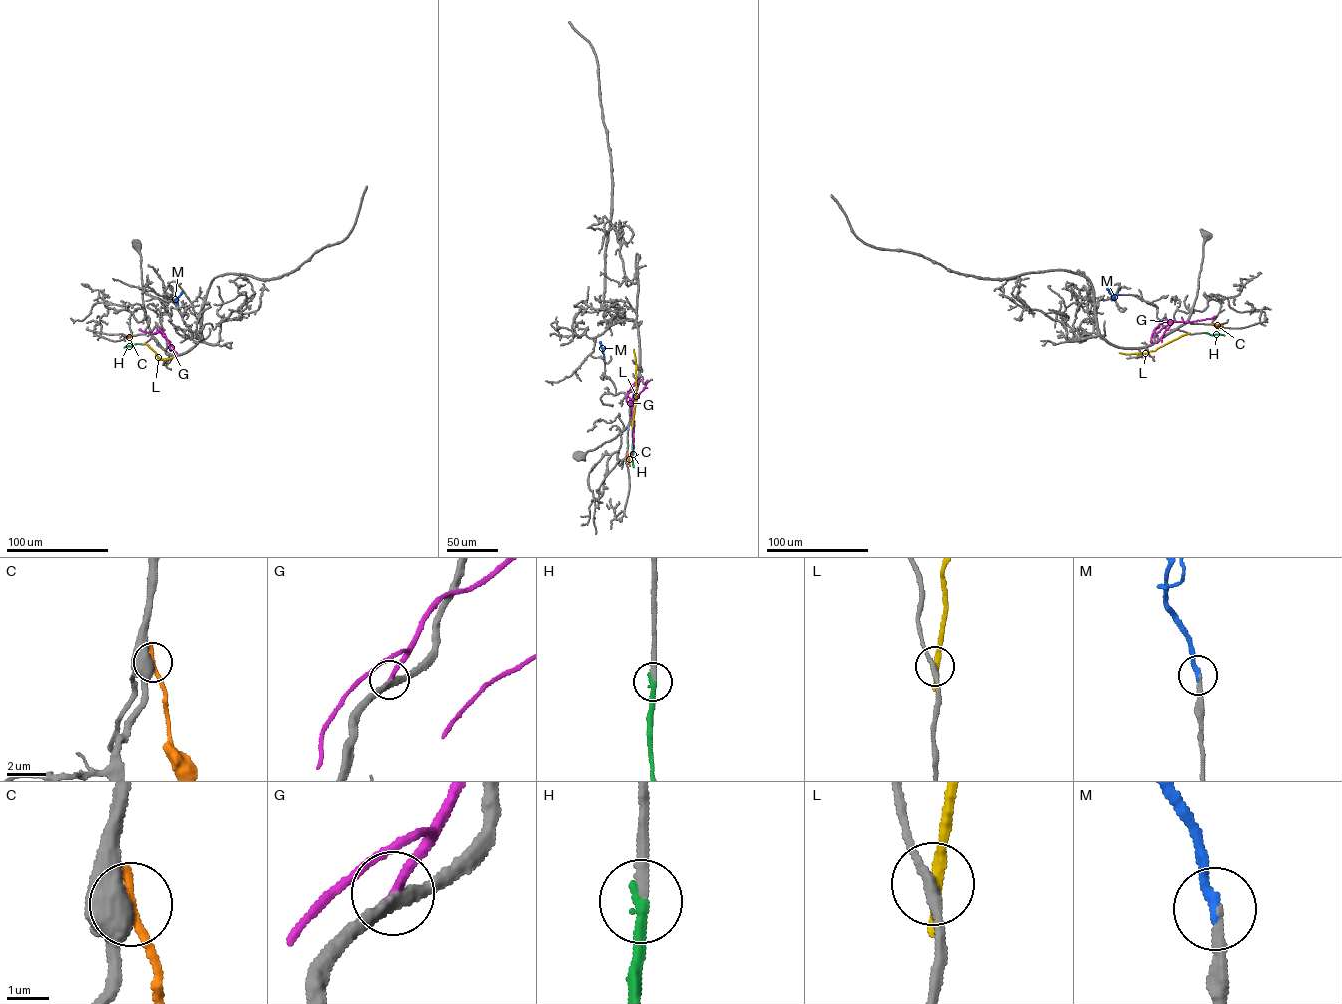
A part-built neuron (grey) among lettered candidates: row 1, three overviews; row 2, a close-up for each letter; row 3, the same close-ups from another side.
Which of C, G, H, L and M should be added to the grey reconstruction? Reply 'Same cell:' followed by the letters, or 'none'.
Same cell: H, M

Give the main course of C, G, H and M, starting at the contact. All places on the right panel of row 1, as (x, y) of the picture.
C: (1211, 324), (1223, 326)
G: (1157, 328), (1166, 320), (1188, 322), (1216, 316)
H: (1205, 333), (1224, 335)
M: (1120, 295), (1110, 294), (1107, 288)

